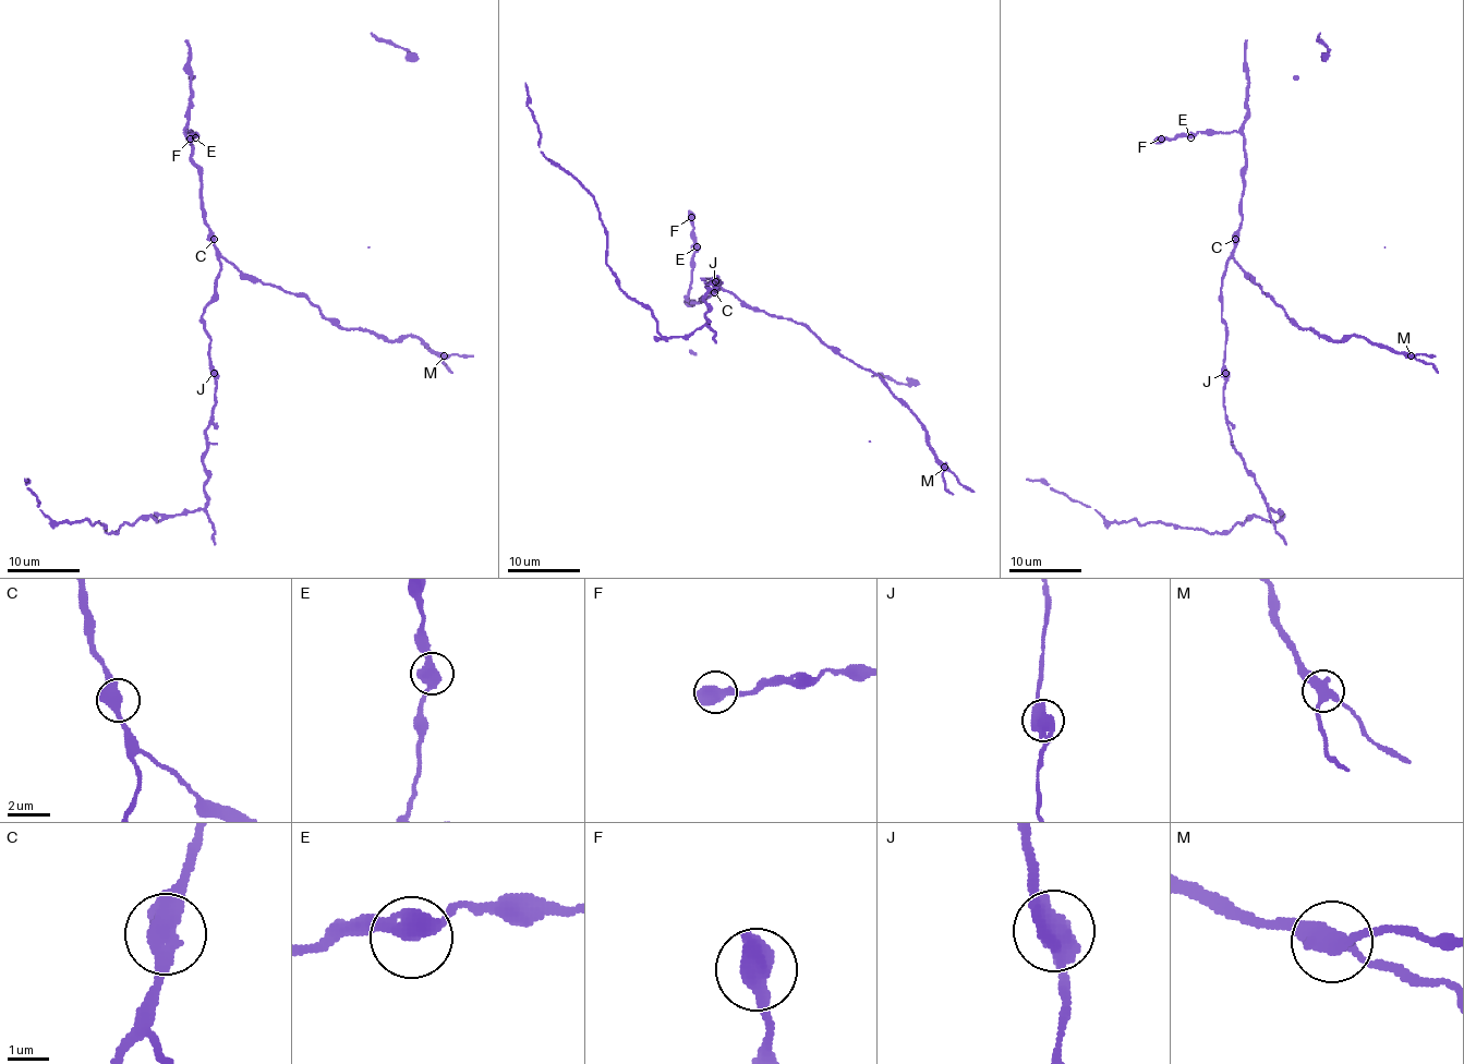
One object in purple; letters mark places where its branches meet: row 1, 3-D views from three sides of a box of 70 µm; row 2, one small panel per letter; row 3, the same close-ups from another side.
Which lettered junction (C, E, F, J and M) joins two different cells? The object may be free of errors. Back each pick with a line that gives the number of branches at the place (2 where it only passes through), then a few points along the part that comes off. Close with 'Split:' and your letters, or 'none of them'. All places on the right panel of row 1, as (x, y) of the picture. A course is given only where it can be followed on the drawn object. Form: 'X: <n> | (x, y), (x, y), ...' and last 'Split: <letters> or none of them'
J: 2 | (1224, 372), (1230, 444), (1278, 522), (1251, 517), (1218, 533), (1108, 522), (1026, 478)
Split: J

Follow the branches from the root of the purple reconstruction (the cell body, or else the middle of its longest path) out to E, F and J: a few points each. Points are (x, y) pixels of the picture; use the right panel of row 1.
E: (1224, 345), (1221, 277), (1241, 222), (1245, 138), (1239, 132), (1197, 132), (1190, 137)
F: (1224, 345), (1221, 277), (1241, 222), (1245, 138), (1239, 132), (1197, 132), (1194, 135), (1161, 138)
J: (1224, 345), (1224, 372)

